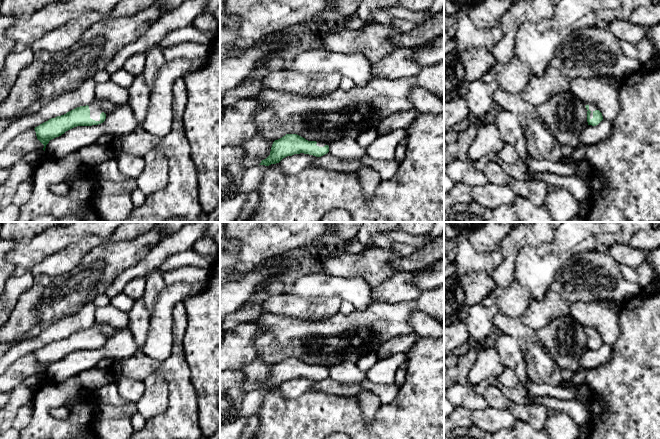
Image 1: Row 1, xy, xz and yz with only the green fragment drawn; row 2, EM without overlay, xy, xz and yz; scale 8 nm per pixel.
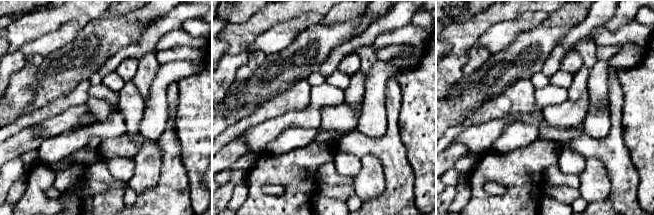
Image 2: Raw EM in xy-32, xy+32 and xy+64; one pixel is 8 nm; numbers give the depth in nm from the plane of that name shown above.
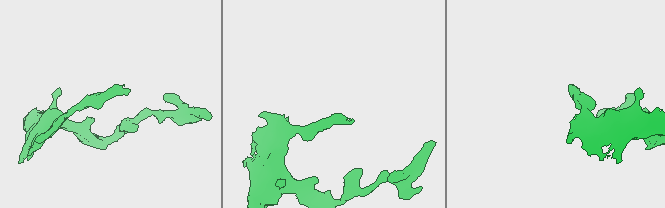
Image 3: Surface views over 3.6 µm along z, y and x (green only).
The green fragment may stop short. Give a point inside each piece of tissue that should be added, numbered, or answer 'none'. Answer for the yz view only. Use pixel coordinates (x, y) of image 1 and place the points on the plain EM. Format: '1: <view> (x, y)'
1: yz (592, 331)

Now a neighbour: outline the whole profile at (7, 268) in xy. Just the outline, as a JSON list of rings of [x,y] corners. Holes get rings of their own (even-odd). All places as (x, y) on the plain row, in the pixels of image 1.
[[[0,239],[0,295],[4,292],[7,280],[14,276],[15,266],[8,261],[8,253],[17,245],[14,240]]]

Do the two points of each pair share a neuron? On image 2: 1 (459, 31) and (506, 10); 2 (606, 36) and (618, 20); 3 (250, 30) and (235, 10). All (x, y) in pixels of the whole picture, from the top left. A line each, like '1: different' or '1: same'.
1: same
2: different
3: different

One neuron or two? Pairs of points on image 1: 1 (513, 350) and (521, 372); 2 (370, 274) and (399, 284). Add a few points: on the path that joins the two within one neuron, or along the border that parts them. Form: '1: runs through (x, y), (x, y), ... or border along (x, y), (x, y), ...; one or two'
1: runs through (513, 355), (519, 367); one
2: border along (397, 272), (380, 285), (372, 287); two

